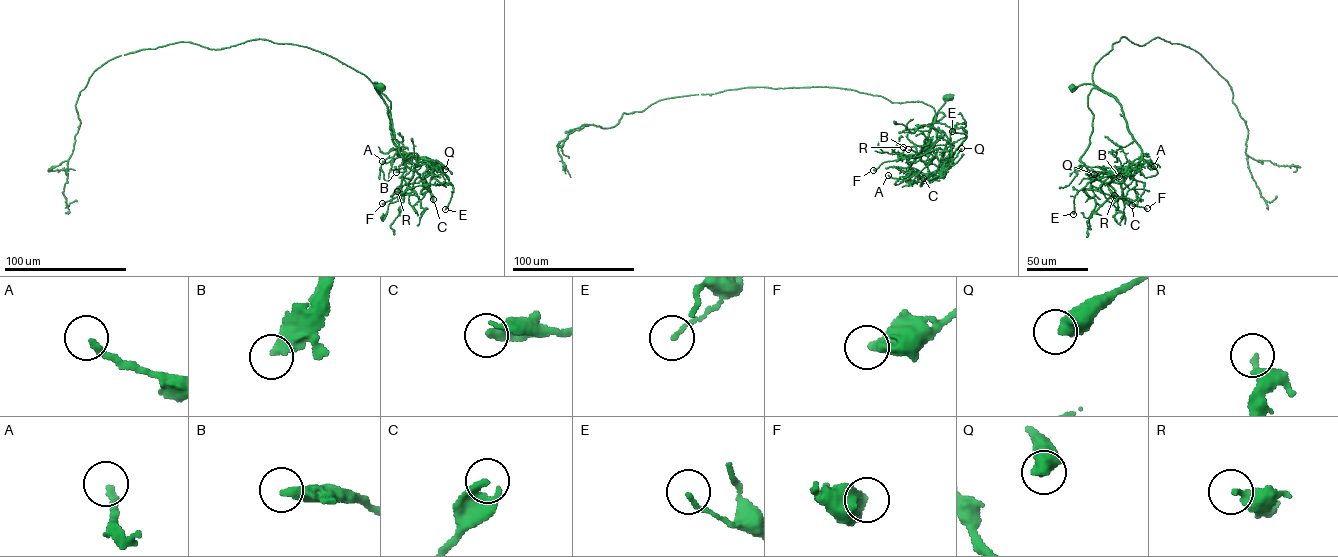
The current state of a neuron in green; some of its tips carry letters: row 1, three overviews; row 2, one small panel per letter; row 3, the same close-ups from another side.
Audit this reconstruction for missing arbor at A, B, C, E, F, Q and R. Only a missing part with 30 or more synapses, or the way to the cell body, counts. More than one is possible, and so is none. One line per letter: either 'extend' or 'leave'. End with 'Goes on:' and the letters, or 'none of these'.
A: leave
B: leave
C: leave
E: leave
F: leave
Q: leave
R: leave
Goes on: none of these

